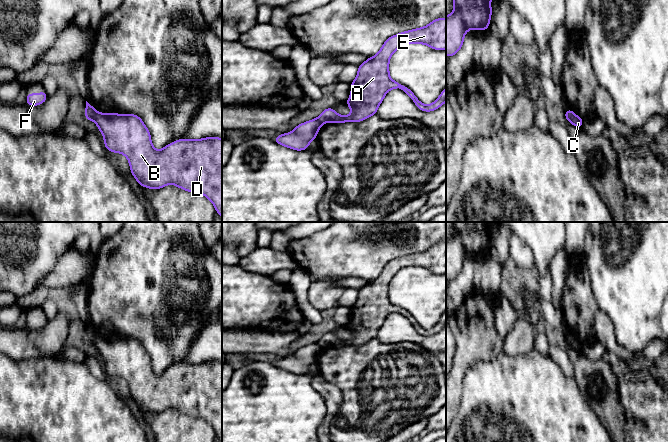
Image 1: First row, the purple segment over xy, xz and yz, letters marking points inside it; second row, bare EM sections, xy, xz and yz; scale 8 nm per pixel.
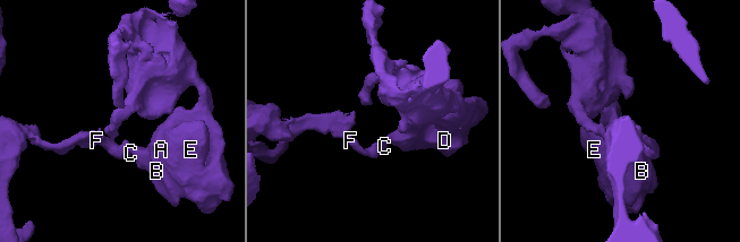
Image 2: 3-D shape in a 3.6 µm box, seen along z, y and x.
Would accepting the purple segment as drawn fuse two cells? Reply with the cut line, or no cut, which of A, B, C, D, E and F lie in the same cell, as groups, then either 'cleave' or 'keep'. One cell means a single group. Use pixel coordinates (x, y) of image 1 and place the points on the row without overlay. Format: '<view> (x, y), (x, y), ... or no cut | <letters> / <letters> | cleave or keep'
xy (96, 336), (93, 343) | A B D E / C F | cleave

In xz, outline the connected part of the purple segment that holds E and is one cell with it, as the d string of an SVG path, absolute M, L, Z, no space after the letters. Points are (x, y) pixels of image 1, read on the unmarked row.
M446 243L433 244L423 252L417 252L389 261L379 276L358 290L358 298L351 307L351 319L345 326L351 332L349 340L341 340L333 332L323 334L317 342L321 348L334 346L360 346L376 338L378 330L390 313L400 312L418 333L431 336L446 326L446 312L434 327L425 329L406 310L389 300L389 284L403 268L426 268L434 274L446 273Z

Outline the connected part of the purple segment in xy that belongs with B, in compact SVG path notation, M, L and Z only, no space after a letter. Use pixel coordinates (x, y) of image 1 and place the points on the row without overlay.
M96 336L94 345L104 361L105 372L127 381L131 397L140 410L160 413L173 408L186 415L202 418L213 427L217 437L222 441L221 362L179 363L159 375L153 371L150 356L137 339Z

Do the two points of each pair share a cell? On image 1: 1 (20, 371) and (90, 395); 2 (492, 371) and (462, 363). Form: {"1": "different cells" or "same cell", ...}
{"1": "same cell", "2": "different cells"}

